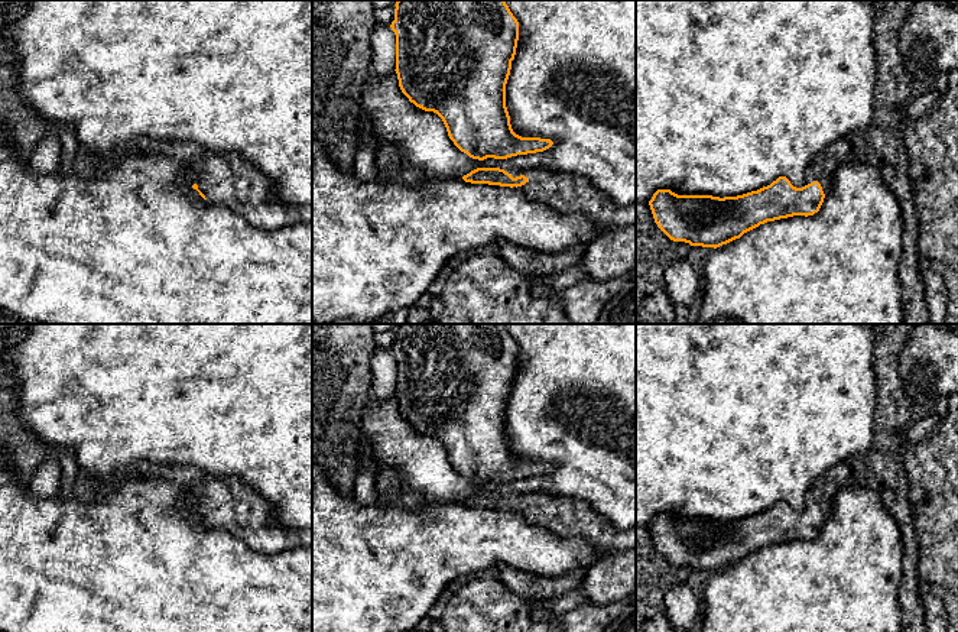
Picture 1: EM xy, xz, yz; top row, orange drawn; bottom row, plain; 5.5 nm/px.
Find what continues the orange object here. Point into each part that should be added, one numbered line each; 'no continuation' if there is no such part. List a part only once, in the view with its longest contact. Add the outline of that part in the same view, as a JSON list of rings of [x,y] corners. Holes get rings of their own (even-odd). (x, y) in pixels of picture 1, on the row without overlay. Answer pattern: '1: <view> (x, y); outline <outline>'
1: xz (565, 517); outline [[[545,492],[504,495],[513,502],[525,499],[529,505],[517,513],[530,525],[548,529],[556,537],[581,537],[601,554],[636,550],[636,526],[617,529],[584,500]]]

